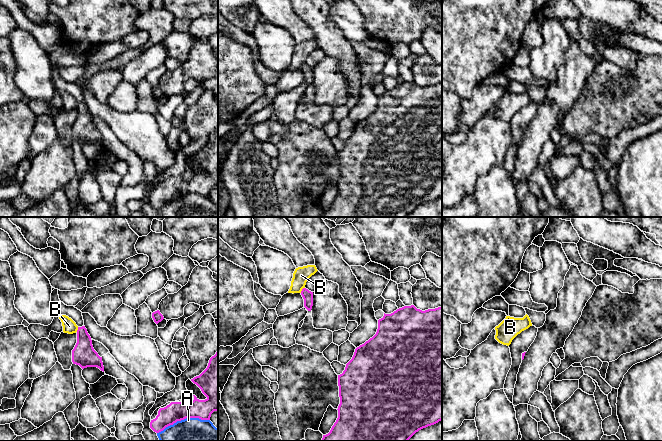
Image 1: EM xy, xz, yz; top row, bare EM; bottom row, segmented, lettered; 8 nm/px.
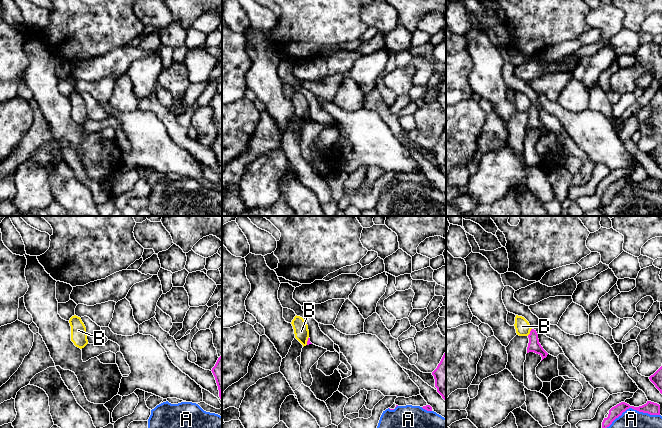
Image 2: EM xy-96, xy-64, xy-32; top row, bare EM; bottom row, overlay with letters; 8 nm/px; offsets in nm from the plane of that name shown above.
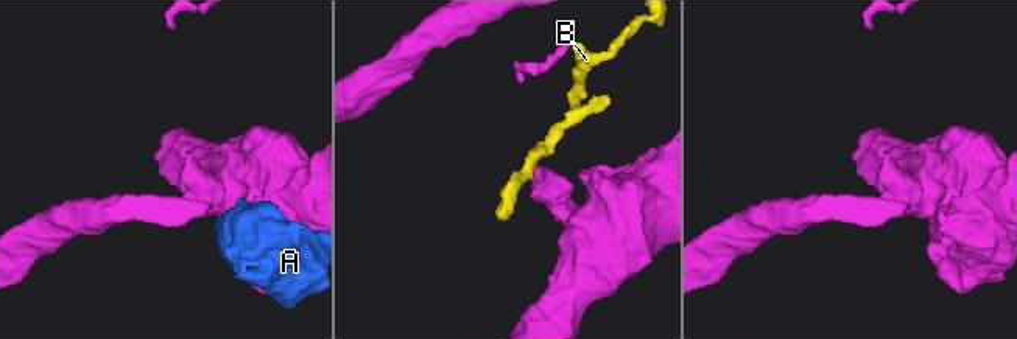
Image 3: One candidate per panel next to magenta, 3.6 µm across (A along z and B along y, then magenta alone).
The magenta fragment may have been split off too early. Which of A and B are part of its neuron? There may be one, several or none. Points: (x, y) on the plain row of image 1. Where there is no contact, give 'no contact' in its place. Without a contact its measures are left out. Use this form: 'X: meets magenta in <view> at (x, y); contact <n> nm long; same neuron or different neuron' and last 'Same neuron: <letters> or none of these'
A: meets magenta in xy at (183, 195); contact 440 nm long; different neuron
B: meets magenta in xz at (302, 66); contact 60 nm long; different neuron
Same neuron: none of these

